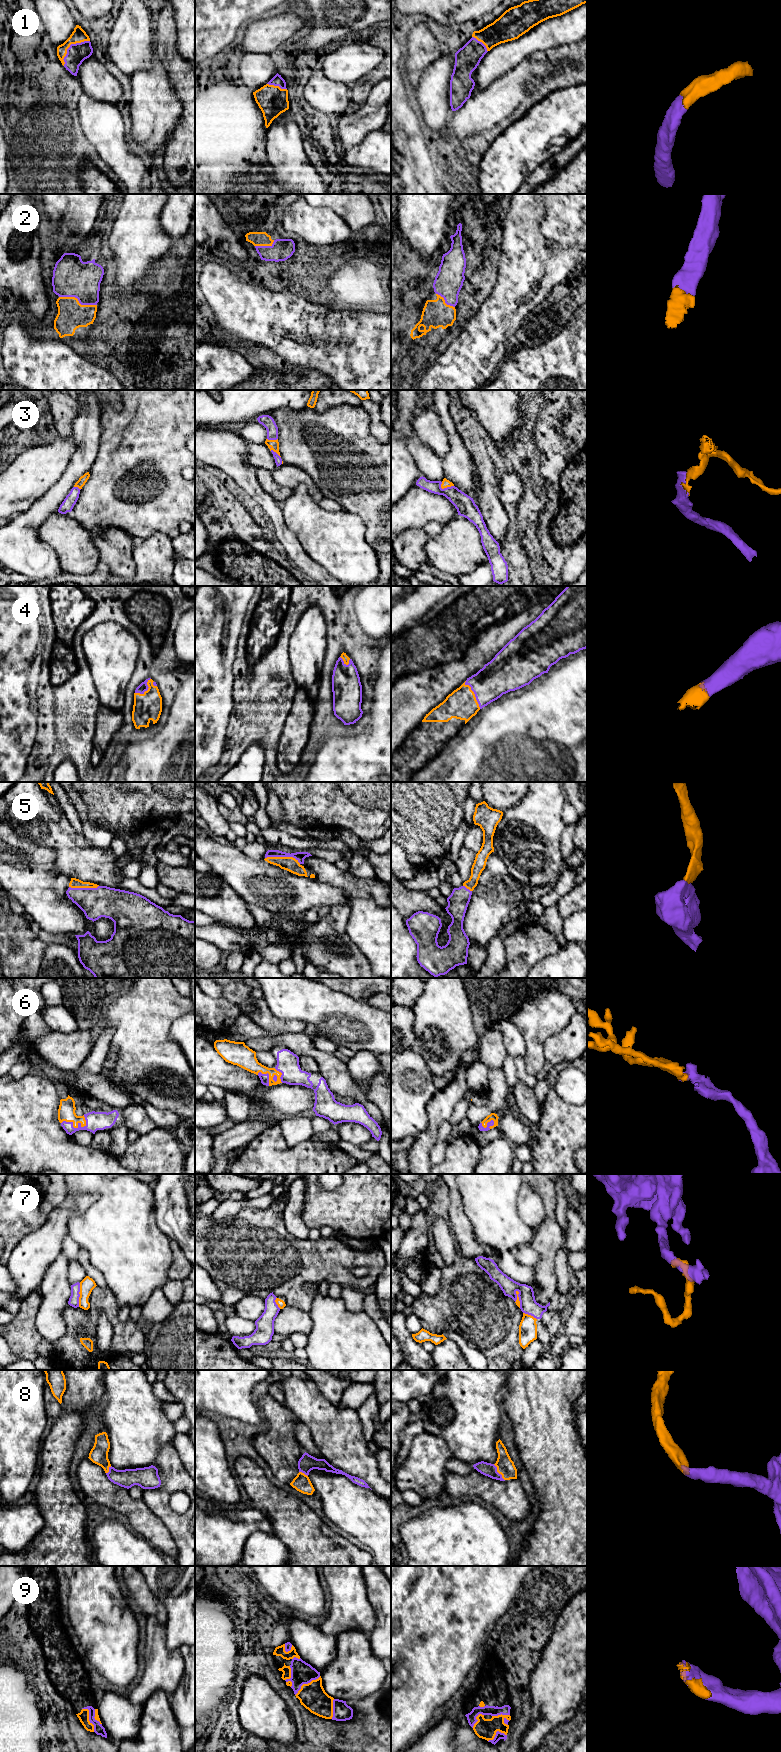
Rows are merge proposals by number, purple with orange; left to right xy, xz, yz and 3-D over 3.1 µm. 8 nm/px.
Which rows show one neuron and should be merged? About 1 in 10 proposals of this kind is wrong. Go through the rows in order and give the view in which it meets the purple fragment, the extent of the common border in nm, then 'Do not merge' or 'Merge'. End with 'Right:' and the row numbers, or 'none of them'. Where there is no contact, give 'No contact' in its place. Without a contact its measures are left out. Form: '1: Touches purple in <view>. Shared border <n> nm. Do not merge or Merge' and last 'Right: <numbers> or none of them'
1: Touches purple in xy. Shared border 300 nm. Merge
2: Touches purple in xy. Shared border 320 nm. Merge
3: Touches purple in yz. Shared border 110 nm. Merge
4: Touches purple in yz. Shared border 260 nm. Merge
5: Touches purple in xz. Shared border 300 nm. Merge
6: Touches purple in xy. Shared border 200 nm. Merge
7: Touches purple in xy. Shared border 190 nm. Do not merge
8: Touches purple in yz. Shared border 160 nm. Merge
9: Touches purple in xy. Shared border 220 nm. Merge
Right: 1, 2, 3, 4, 5, 6, 8, 9

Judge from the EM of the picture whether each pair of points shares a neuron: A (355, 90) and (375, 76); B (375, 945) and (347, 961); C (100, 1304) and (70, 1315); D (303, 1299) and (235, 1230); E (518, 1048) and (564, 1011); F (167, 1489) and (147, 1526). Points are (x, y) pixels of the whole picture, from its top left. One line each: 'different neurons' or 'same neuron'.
A: same neuron
B: different neurons
C: same neuron
D: same neuron
E: different neurons
F: different neurons

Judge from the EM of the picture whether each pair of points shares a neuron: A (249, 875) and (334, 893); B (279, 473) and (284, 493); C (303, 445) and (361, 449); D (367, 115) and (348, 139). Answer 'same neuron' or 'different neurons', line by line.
A: same neuron
B: different neurons
C: same neuron
D: same neuron

